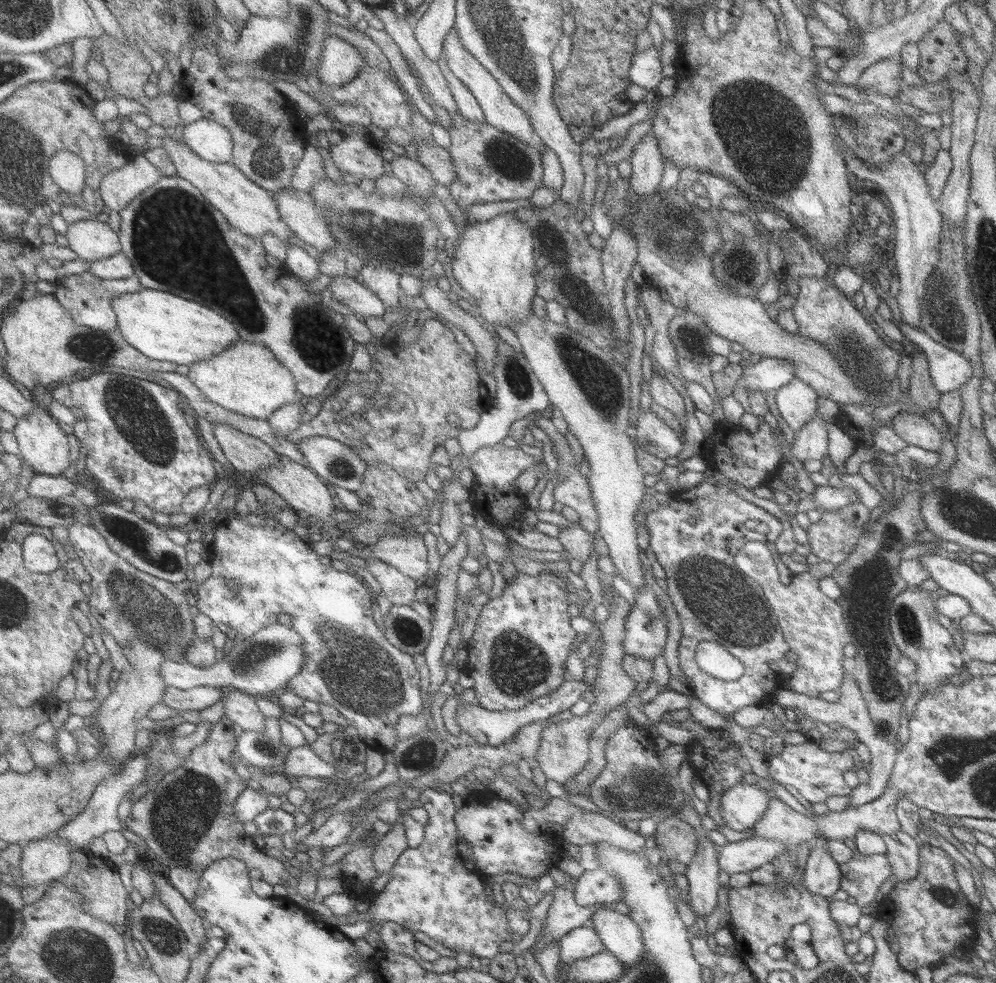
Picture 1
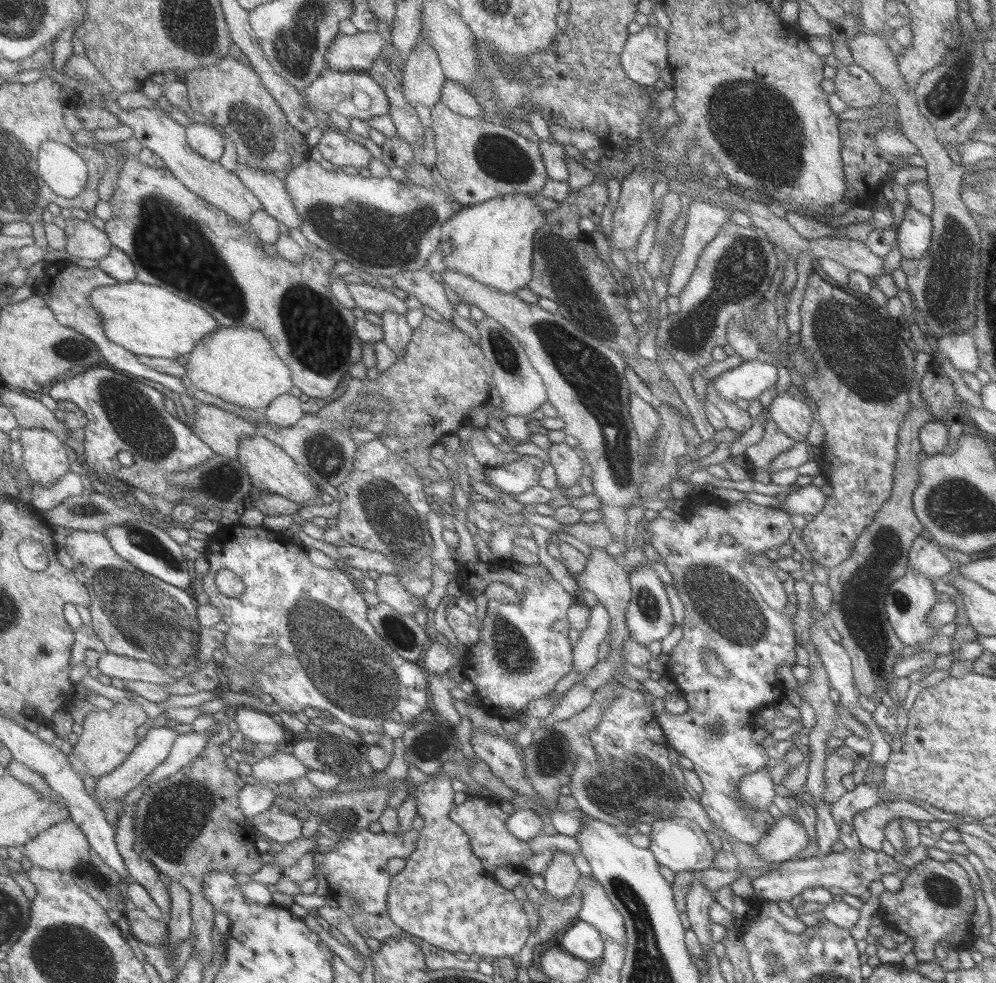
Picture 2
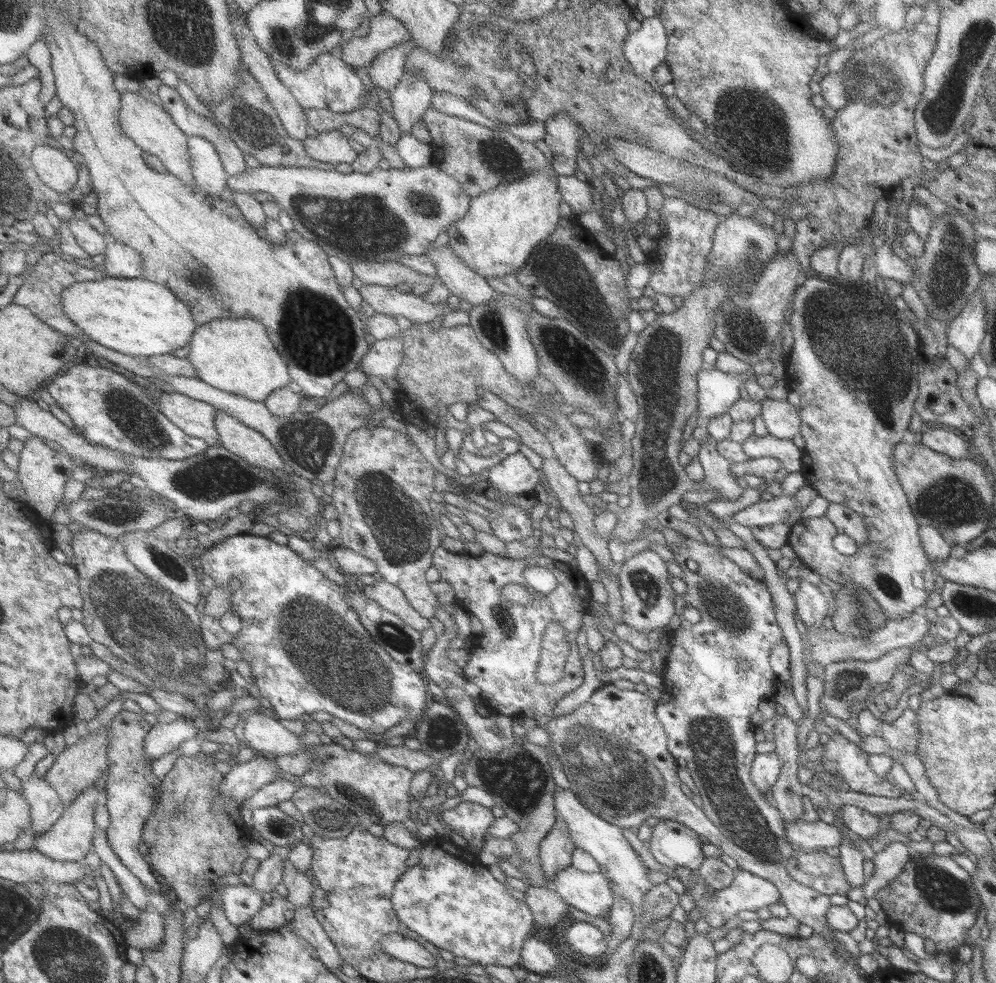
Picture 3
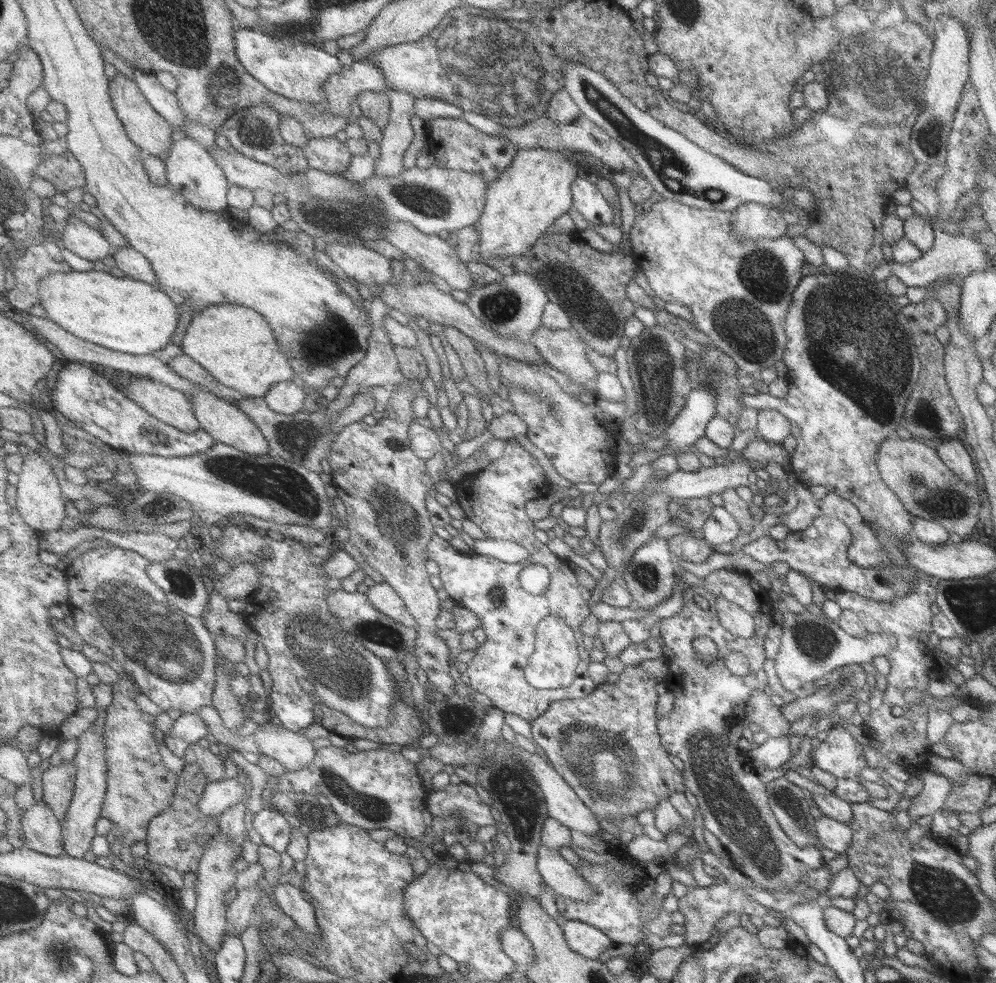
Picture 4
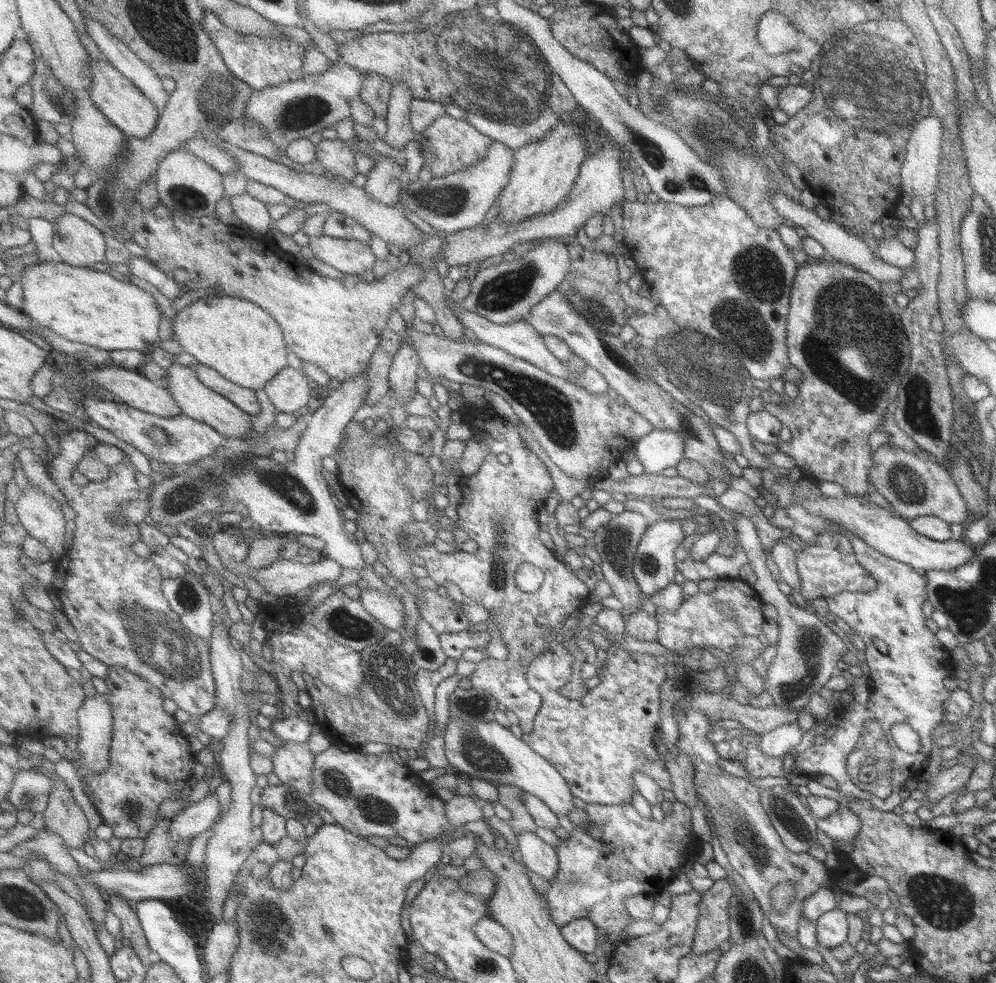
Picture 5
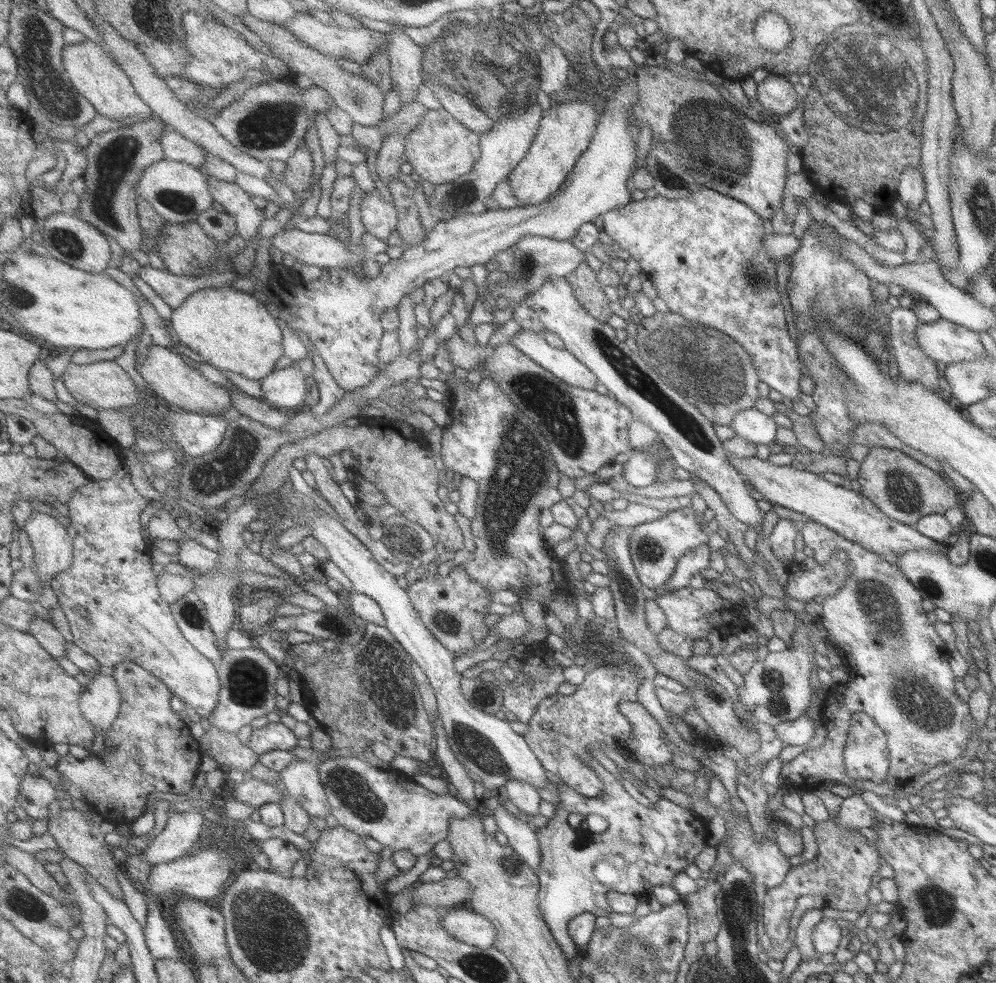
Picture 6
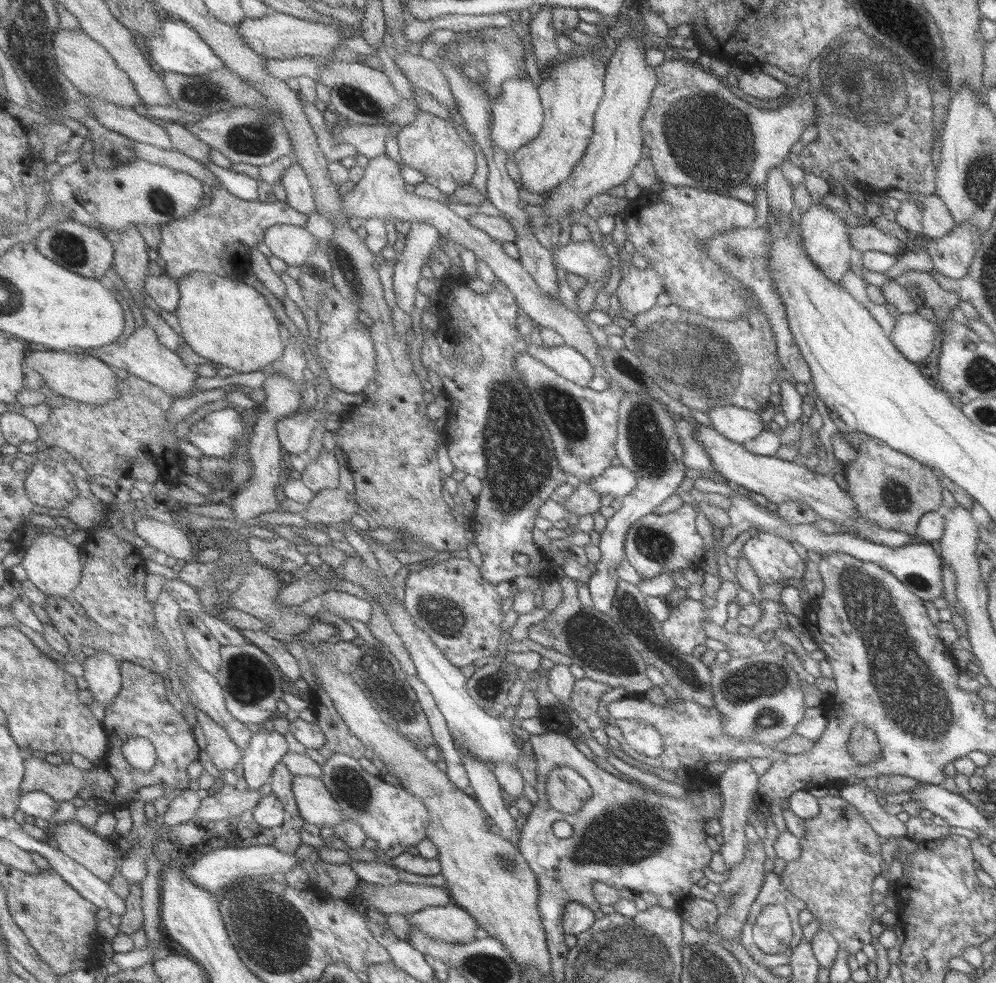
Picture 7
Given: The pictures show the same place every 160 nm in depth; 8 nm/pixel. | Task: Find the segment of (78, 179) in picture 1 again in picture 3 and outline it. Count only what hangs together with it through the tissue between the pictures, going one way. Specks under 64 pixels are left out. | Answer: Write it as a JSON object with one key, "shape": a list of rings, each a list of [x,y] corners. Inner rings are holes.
{"shape":[[[39,146],[33,150],[31,165],[43,183],[60,194],[68,193],[79,176],[76,162],[51,146]]]}

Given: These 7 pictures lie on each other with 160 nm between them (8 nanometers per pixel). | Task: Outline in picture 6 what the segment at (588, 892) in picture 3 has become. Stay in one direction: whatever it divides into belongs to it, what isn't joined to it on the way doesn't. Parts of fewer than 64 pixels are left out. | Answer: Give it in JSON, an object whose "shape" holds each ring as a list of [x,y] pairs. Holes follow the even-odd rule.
{"shape":[[[499,803],[492,816],[500,832],[506,836],[508,846],[514,848],[515,852],[537,873],[542,863],[542,846],[537,828],[527,821],[523,822],[515,815],[509,813]]]}

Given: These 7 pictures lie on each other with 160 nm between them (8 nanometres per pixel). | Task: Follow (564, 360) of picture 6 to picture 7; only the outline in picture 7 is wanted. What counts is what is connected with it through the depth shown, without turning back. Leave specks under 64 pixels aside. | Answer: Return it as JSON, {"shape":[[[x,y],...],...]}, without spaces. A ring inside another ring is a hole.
{"shape":[[[528,341],[527,352],[558,371],[563,378],[570,379],[579,386],[587,387],[596,375],[596,368],[590,359],[567,344],[563,346],[535,345]]]}

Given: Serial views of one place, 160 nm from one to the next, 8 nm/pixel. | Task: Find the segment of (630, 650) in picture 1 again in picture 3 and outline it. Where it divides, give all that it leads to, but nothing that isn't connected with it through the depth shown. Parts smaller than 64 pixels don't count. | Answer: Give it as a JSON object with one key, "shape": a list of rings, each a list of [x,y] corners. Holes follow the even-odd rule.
{"shape":[[[646,548],[640,553],[629,555],[620,566],[617,576],[623,598],[623,622],[643,635],[649,632],[666,634],[667,627],[676,618],[677,595],[671,588],[672,575],[665,561],[659,554]]]}

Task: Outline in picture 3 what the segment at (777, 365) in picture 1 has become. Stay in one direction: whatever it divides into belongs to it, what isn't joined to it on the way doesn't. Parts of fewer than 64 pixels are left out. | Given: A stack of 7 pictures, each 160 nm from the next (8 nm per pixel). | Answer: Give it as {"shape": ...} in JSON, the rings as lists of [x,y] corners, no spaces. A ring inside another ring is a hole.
{"shape":[[[714,368],[712,370],[699,372],[697,377],[698,409],[696,411],[699,414],[697,420],[699,424],[705,424],[710,418],[726,413],[729,406],[733,405],[739,398],[743,398],[741,391],[743,384],[748,380],[754,379],[755,376],[752,378],[751,375],[744,374],[730,375]]]}

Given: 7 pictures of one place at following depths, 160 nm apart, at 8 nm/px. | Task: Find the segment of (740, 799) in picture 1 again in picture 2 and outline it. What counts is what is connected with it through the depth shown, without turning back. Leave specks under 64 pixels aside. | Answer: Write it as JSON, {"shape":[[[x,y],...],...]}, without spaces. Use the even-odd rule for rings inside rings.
{"shape":[[[766,766],[743,775],[737,787],[742,802],[750,806],[751,810],[767,810],[772,804],[771,799],[779,791],[779,788],[771,782]]]}

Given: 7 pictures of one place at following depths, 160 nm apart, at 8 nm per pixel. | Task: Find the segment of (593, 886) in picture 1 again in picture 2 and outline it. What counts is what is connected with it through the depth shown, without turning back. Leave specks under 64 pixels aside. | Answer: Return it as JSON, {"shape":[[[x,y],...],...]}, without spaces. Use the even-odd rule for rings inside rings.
{"shape":[[[527,881],[521,882],[520,886],[526,891],[527,897],[538,904],[539,916],[541,916],[536,931],[529,938],[532,949],[537,944],[547,945],[551,934],[573,920],[573,918],[577,919],[578,912],[583,906],[583,895],[579,890],[571,898],[557,900],[546,889],[539,891]]]}

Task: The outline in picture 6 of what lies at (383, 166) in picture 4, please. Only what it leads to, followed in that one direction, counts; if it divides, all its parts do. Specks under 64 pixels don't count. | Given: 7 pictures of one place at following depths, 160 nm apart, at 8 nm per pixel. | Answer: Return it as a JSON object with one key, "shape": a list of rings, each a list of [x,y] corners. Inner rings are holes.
{"shape":[[[367,193],[360,206],[360,215],[367,232],[385,242],[387,236],[398,228],[398,210],[394,201],[387,202],[381,194]]]}

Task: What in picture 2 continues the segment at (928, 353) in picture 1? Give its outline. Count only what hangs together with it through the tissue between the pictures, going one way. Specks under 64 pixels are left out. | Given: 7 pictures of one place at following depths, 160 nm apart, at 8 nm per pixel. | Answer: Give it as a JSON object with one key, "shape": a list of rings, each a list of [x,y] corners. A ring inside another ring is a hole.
{"shape":[[[972,330],[963,334],[945,334],[932,344],[934,352],[940,352],[959,374],[974,373],[977,370],[978,358]]]}

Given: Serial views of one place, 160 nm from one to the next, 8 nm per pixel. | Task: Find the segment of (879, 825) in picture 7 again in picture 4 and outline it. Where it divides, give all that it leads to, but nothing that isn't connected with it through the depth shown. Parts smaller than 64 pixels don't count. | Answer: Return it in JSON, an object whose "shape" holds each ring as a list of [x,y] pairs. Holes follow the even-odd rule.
{"shape":[[[816,815],[814,829],[818,836],[819,846],[831,852],[841,854],[850,843],[852,832],[847,824],[841,824],[826,816]]]}

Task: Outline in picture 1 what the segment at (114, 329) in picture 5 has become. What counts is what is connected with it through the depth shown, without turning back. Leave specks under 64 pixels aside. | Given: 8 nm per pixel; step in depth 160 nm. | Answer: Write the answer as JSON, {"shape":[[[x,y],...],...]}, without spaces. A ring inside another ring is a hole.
{"shape":[[[144,288],[139,292],[124,294],[113,299],[112,307],[118,316],[118,329],[127,342],[159,362],[190,367],[221,354],[243,339],[234,322],[218,311],[163,290]]]}

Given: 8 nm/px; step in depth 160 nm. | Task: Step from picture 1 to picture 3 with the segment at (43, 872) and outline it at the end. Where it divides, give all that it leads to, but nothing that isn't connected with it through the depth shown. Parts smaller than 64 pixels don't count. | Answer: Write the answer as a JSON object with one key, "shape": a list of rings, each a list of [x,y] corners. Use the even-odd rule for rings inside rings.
{"shape":[[[94,785],[82,792],[47,832],[35,835],[34,848],[59,862],[82,862],[85,860],[85,856],[93,850],[94,836],[98,830],[95,825],[95,804],[103,804],[103,796]]]}

